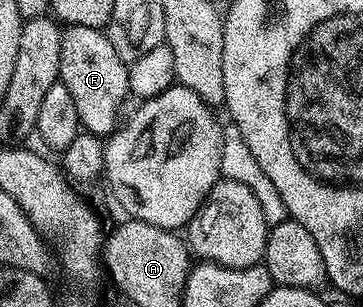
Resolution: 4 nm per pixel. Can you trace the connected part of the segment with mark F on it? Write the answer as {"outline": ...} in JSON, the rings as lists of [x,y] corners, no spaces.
{"outline":[[[75,24],[62,28],[58,78],[72,93],[82,128],[89,135],[106,138],[119,127],[118,111],[131,95],[129,70],[120,54],[116,54],[116,46],[112,46],[103,29]]]}

